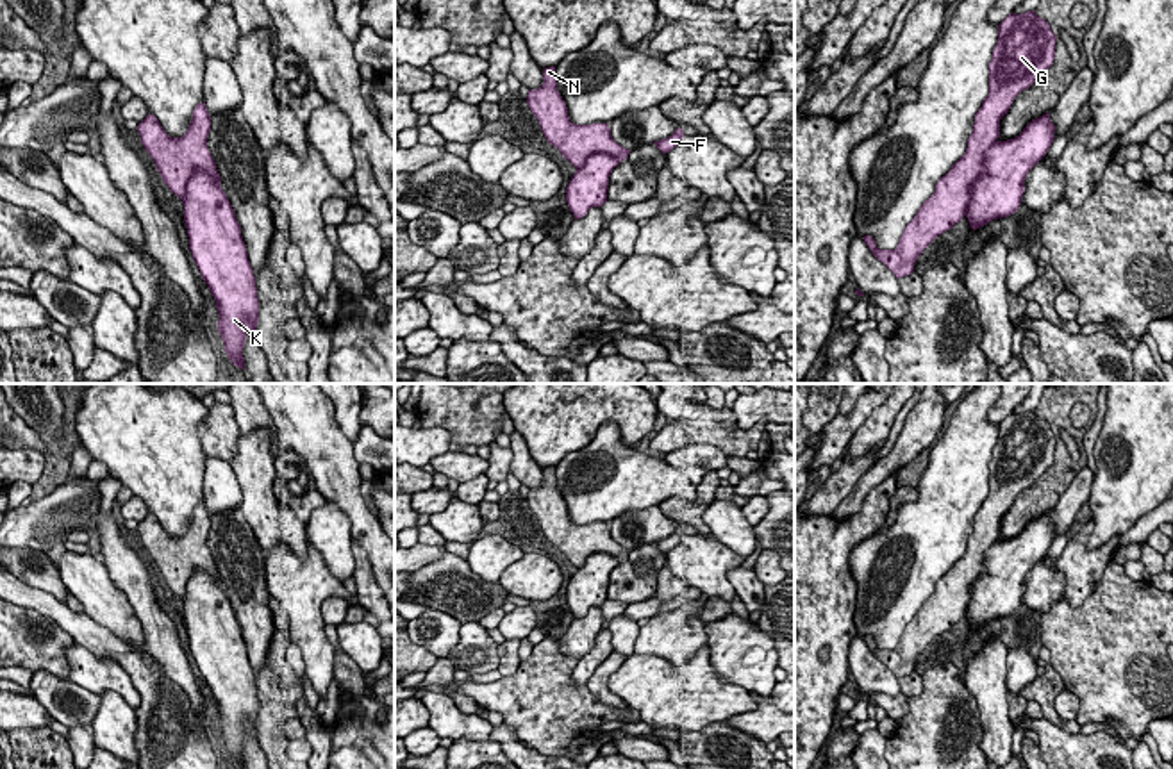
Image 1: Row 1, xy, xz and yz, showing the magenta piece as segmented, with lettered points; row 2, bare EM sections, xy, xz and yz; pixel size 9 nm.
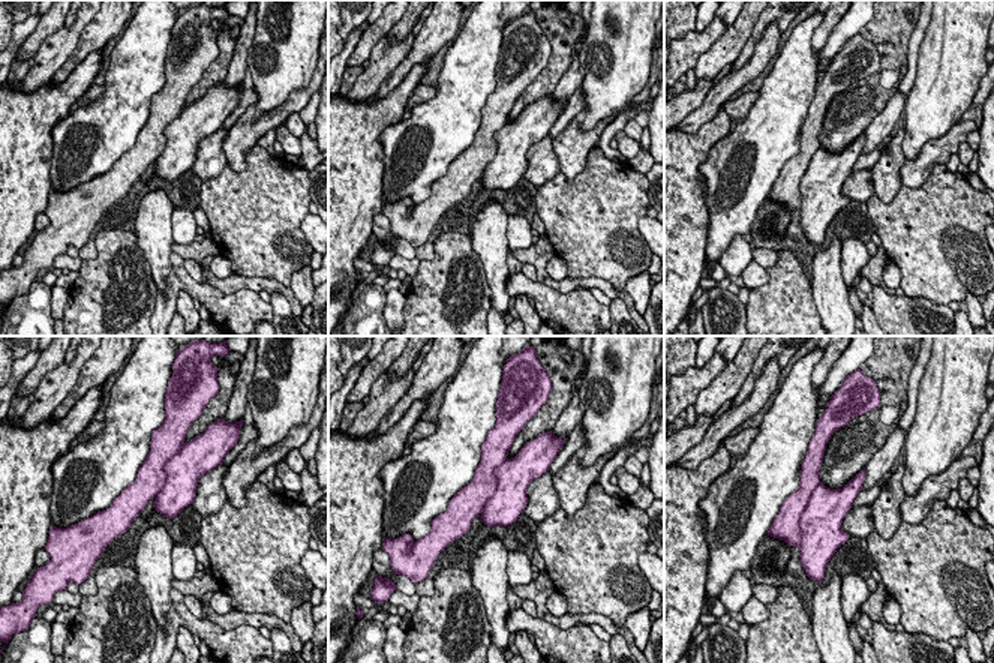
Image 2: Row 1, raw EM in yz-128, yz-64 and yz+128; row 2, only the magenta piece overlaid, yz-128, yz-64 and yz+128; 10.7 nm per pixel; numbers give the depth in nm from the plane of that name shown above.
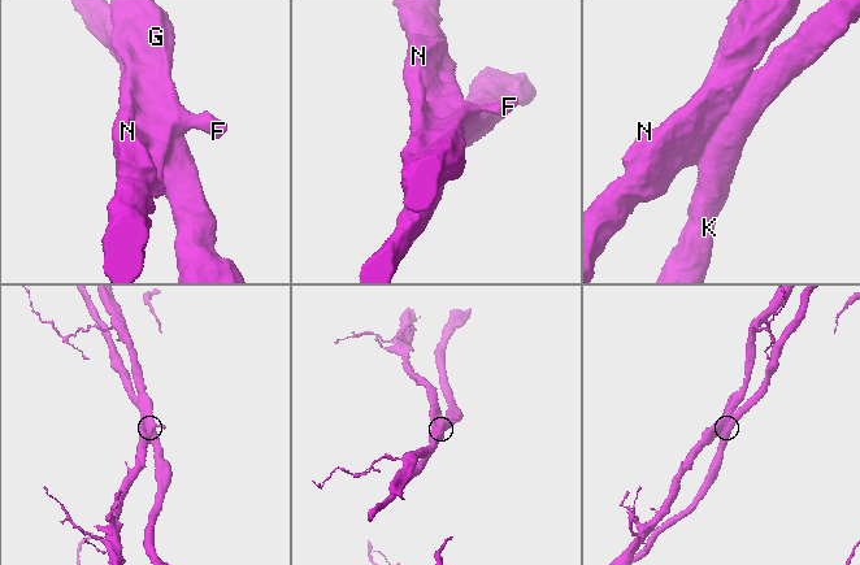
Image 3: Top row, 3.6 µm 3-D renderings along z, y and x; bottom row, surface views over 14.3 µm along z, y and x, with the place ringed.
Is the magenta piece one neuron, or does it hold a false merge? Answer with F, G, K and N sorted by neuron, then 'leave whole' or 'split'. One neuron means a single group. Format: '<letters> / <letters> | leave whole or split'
F G N / K | split

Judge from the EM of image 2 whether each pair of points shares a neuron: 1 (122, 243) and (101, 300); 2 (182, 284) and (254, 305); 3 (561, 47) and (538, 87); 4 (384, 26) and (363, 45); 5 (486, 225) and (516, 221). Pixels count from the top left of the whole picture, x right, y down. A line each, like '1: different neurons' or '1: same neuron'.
1: same neuron
2: same neuron
3: same neuron
4: same neuron
5: different neurons

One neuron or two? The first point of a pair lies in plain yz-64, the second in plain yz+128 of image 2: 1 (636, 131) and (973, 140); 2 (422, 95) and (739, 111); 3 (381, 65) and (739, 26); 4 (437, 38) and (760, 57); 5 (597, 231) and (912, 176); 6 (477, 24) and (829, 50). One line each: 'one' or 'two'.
1: one
2: one
3: two
4: one
5: two
6: two

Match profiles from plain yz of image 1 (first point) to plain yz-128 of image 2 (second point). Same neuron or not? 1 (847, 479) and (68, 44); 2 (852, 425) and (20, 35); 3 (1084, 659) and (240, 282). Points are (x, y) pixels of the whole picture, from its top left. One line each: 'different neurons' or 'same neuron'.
1: same neuron
2: different neurons
3: different neurons

